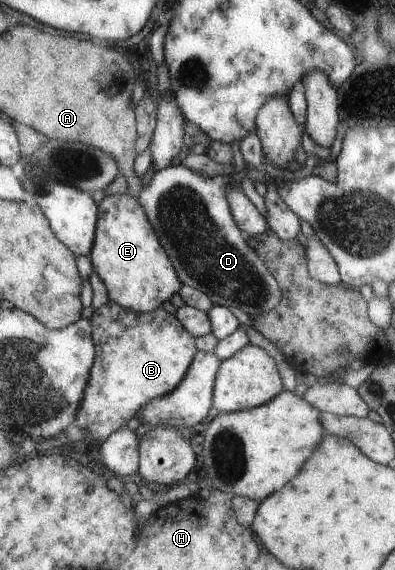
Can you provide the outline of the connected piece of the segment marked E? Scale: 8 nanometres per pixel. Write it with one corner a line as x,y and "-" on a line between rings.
128,193
106,195
99,203
98,225
94,231
93,245
91,245
90,265
106,287
108,299
118,303
121,307
133,310
134,313
150,312
162,305
180,289
181,279
175,271
174,264
159,243
142,204

